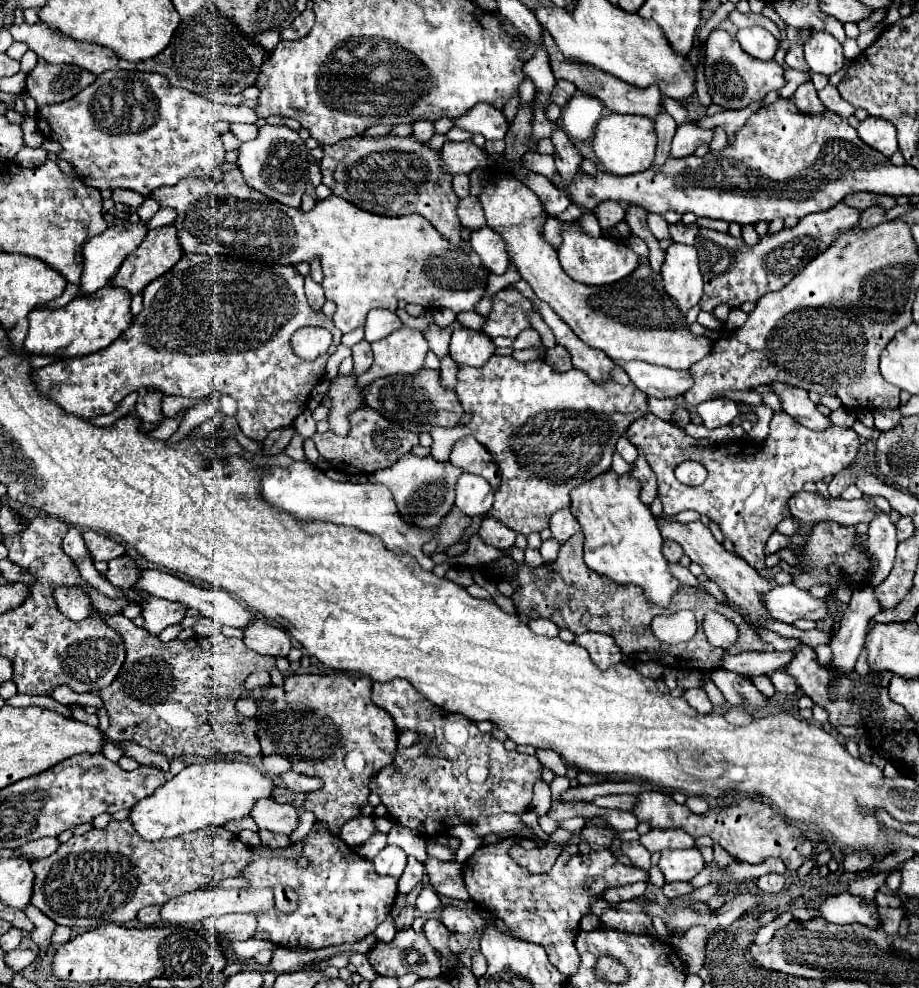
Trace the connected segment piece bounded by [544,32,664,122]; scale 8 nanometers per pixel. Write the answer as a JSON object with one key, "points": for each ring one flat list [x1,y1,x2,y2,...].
{"points":[[544,32,544,44,550,52,550,66,552,66,552,72,558,80,568,80,572,84,576,84,578,90,582,90,584,94,590,94,594,98,598,98,610,112,616,112,616,114,634,114,634,116,646,116,650,118,652,122,658,118,660,112,664,112,662,108,662,94,658,90,658,86,648,86,648,88,636,88,632,84,626,84,626,82,620,82,618,78,614,76,608,76,608,74,602,74,600,70,592,68,592,66,584,66,584,64,574,64,574,62,568,62,564,58,564,54,560,54,558,46,554,44,554,38]]}

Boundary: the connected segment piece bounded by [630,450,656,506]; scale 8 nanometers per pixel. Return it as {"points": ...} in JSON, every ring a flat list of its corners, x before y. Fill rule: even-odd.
{"points":[[638,450,638,458,636,462,632,464,632,470,630,474,642,484,642,490,640,490,640,498,644,504,652,504,652,500,656,498,656,474,652,472,652,468,648,466,642,450]]}

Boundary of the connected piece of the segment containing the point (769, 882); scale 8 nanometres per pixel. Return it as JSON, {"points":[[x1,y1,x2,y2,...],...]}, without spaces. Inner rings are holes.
{"points":[[764,874,756,880,758,888,764,890,764,892,770,892,770,894,776,894,784,888,784,874]]}

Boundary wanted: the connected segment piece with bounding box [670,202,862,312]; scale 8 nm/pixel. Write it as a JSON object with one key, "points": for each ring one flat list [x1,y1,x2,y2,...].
{"points":[[844,202,836,204,828,212,808,214,794,228,784,228,778,234,764,234,754,248,746,248,742,238,732,238,716,230,700,228,698,224,672,224,670,234,674,242,690,244,698,250,700,272,704,278,704,294,700,298,700,308,712,312,718,304,728,304,738,308,742,302,756,302,760,296,786,286,810,260,830,248,838,234,858,226,860,210,852,210]]}

